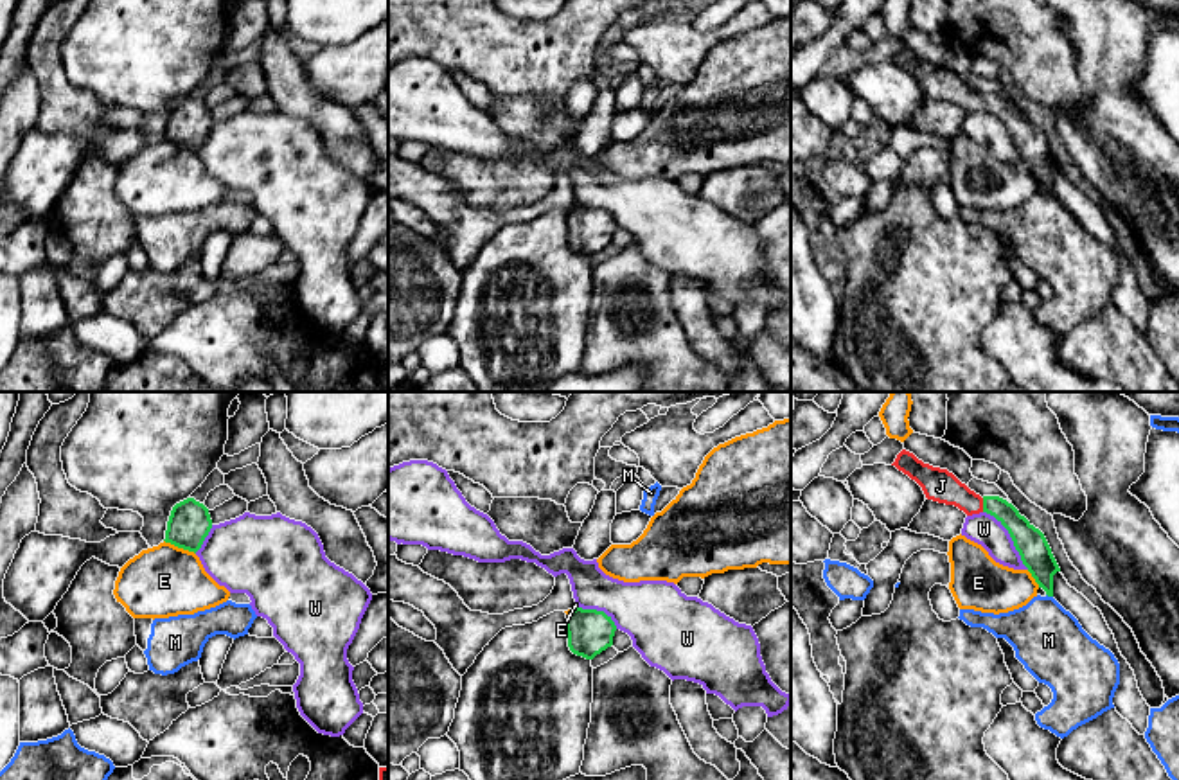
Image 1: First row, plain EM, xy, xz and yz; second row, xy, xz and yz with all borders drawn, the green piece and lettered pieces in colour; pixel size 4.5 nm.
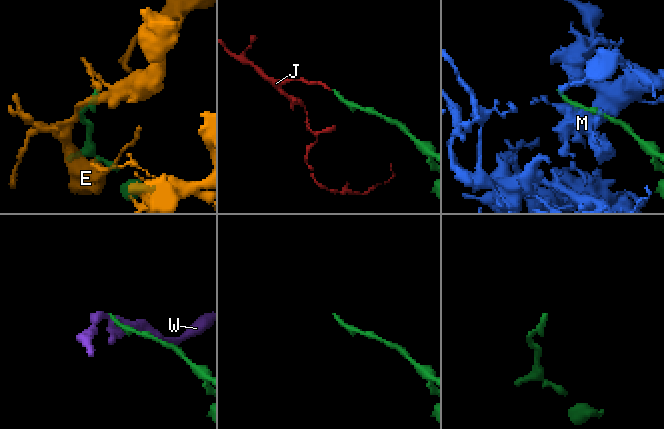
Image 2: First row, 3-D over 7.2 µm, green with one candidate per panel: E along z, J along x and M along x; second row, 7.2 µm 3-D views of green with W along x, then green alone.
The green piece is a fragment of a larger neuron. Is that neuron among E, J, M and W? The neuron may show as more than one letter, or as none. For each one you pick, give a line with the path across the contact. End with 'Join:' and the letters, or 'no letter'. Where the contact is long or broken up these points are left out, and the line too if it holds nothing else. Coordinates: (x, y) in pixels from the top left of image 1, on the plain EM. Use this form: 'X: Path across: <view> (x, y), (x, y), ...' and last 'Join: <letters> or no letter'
Join: J

